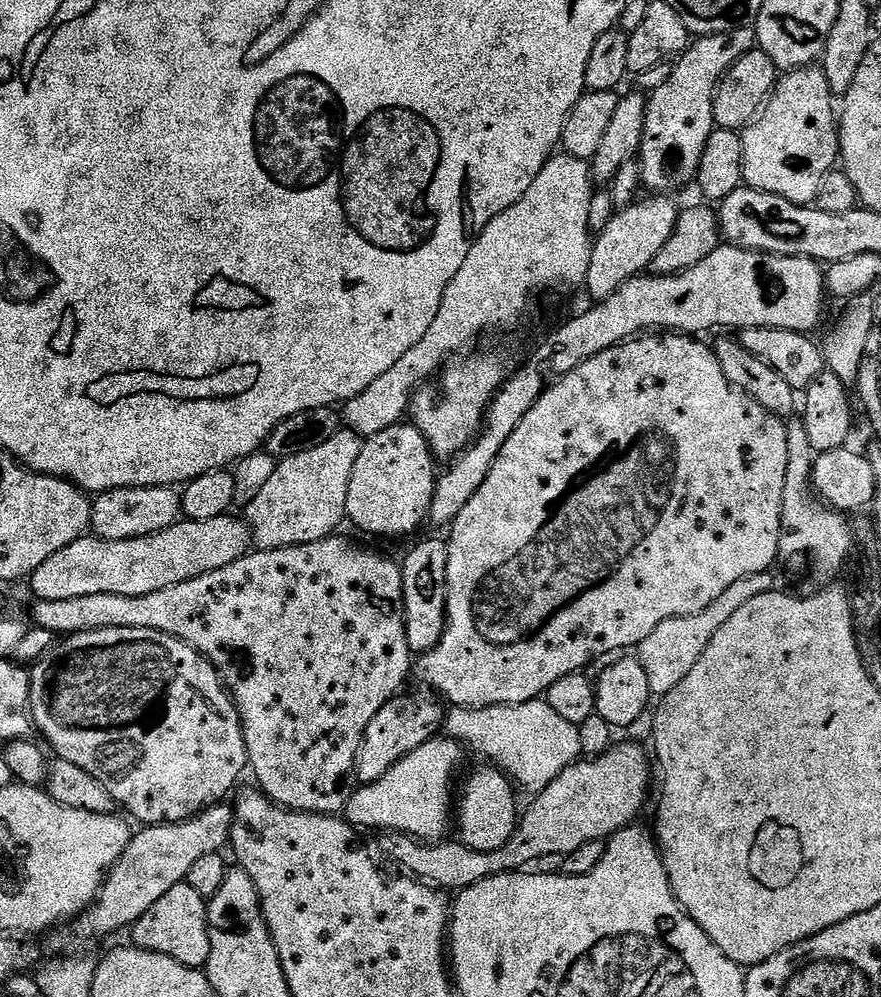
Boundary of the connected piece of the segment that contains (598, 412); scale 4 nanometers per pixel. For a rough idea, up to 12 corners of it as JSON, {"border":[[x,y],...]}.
{"border":[[688,334],[553,379],[417,676],[539,700],[780,556],[788,426]]}

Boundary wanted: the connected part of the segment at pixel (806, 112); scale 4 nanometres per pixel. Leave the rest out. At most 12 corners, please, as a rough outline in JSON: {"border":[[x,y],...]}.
{"border":[[820,66],[743,129],[743,183],[811,205],[840,158]]}

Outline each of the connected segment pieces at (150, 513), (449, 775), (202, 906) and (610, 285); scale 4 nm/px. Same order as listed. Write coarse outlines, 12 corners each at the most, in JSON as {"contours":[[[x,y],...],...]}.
{"contours":[[[175,487],[115,488],[92,500],[101,540],[158,534],[181,519]],[[427,740],[348,797],[353,826],[443,841],[461,745]],[[187,882],[130,929],[187,968],[210,958],[208,900]],[[668,198],[619,209],[592,245],[599,302],[641,275],[676,225]]]}

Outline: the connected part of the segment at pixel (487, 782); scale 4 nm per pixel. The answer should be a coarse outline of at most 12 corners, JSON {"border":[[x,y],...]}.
{"border":[[484,766],[458,792],[459,839],[493,852],[516,833],[513,781]]}

